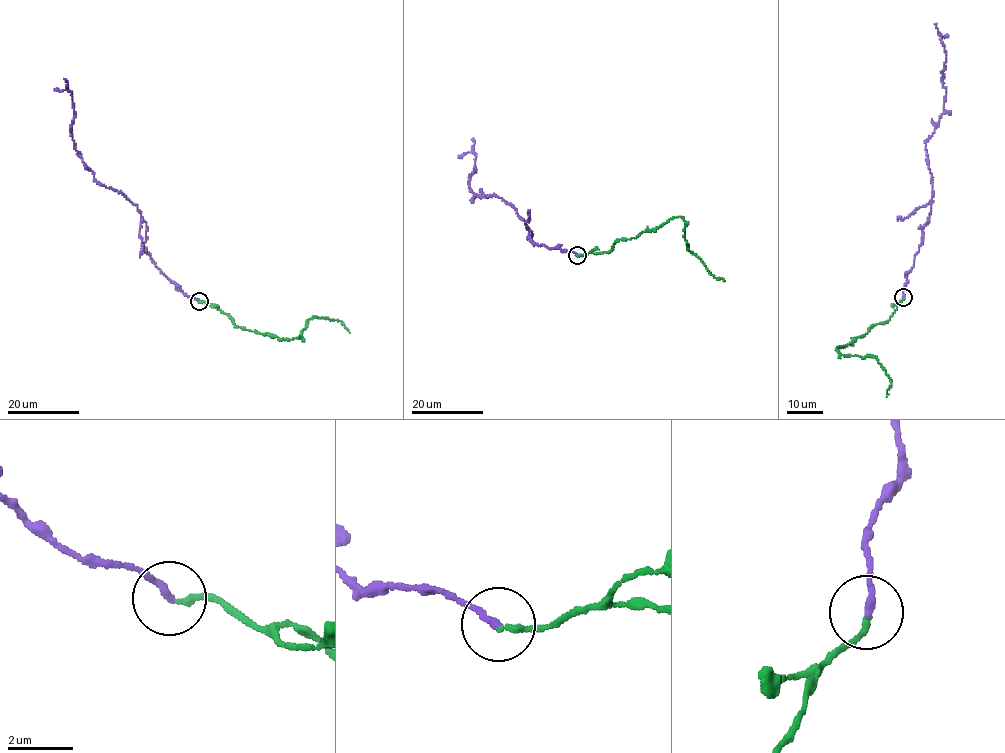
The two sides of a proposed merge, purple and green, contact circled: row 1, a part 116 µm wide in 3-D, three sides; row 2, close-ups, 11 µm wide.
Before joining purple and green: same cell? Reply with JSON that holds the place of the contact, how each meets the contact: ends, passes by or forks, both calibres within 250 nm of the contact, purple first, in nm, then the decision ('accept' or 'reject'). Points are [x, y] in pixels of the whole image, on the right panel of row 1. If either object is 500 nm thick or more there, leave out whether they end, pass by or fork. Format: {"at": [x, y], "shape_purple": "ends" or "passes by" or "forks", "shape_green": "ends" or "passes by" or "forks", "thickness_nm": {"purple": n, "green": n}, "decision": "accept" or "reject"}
{"at": [903, 297], "shape_purple": "ends", "shape_green": "ends", "thickness_nm": {"purple": 220, "green": 180}, "decision": "accept"}

